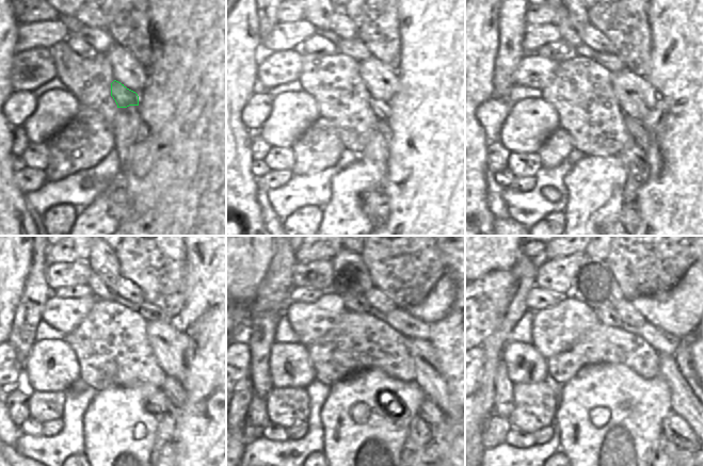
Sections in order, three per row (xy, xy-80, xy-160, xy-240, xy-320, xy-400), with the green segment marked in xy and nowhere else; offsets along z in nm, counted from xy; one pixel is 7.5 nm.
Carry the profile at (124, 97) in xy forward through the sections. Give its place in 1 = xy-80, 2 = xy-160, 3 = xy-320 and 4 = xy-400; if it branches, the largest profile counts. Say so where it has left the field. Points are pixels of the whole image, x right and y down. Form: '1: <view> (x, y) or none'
1: xy-80 (381, 109)
2: xy-160 (636, 128)
3: xy-320 (432, 415)
4: xy-400 (676, 430)

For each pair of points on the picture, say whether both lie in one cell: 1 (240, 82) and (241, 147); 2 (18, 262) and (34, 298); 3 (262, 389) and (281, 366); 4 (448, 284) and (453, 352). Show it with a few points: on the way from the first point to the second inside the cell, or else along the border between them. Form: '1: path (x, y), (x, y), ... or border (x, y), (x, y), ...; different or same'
1: path (237, 98), (237, 131); same
2: border (32, 254), (32, 263), (18, 302); different
3: border (271, 353), (269, 356), (269, 374), (273, 386); different
4: border (453, 302), (450, 309), (440, 320), (429, 322); different

